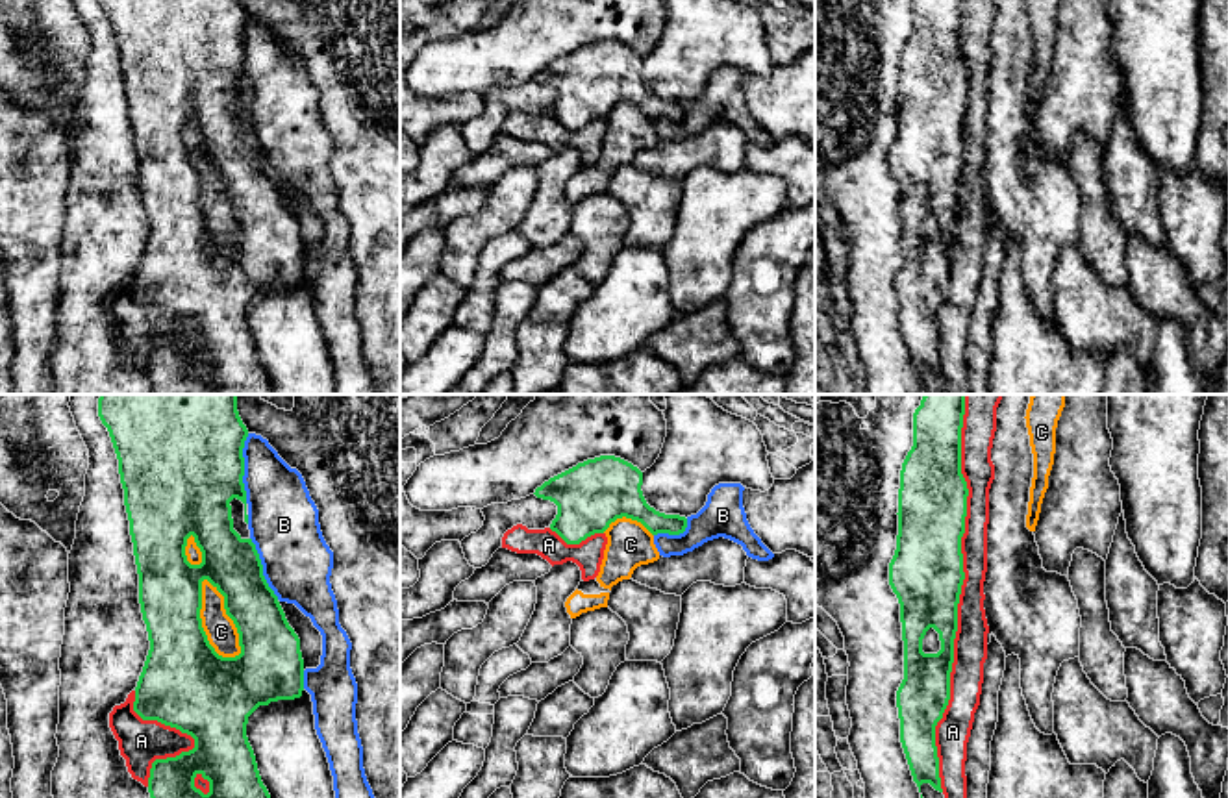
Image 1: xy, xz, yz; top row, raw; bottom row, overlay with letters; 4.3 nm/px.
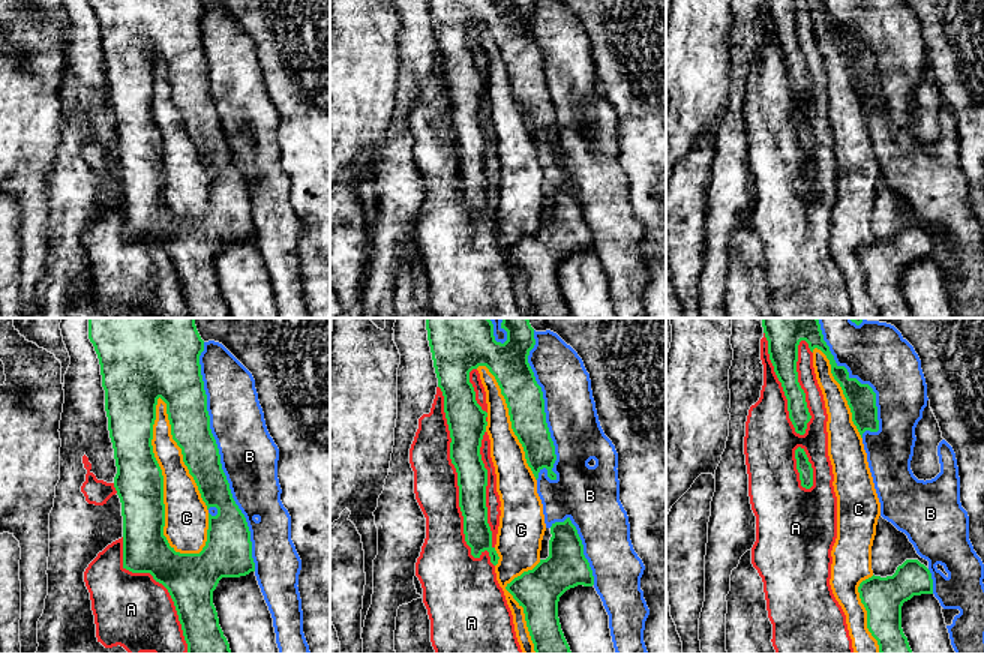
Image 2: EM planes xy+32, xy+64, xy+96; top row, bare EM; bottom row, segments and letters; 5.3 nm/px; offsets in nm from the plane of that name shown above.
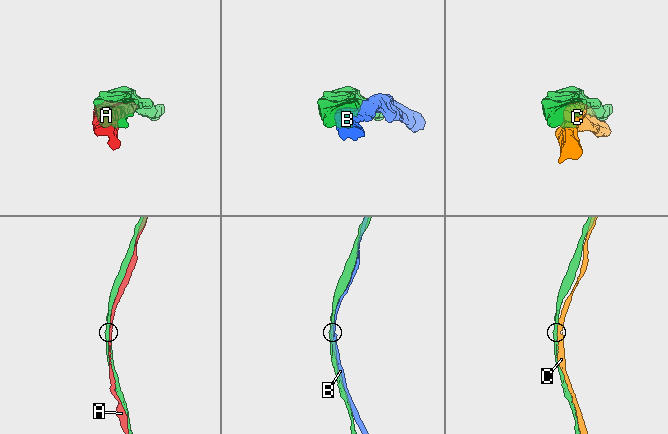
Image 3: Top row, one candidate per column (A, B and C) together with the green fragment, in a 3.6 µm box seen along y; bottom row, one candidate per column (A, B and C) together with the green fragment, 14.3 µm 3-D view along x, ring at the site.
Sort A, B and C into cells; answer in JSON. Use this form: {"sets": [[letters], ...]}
{"sets": [["A"], ["B"], ["C"]]}

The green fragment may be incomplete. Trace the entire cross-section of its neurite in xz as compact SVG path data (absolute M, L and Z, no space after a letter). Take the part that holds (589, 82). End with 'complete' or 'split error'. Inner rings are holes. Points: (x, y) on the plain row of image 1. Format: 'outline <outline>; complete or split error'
outline M600 41L550 63L533 80L558 91L550 115L567 130L604 118L622 102L641 107L652 120L683 118L687 104L650 93L641 70L643 57L637 52L615 41Z; complete

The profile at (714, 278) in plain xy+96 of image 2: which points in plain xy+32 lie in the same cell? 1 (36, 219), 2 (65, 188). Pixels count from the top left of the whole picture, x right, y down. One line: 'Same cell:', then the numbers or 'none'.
Same cell: 2

